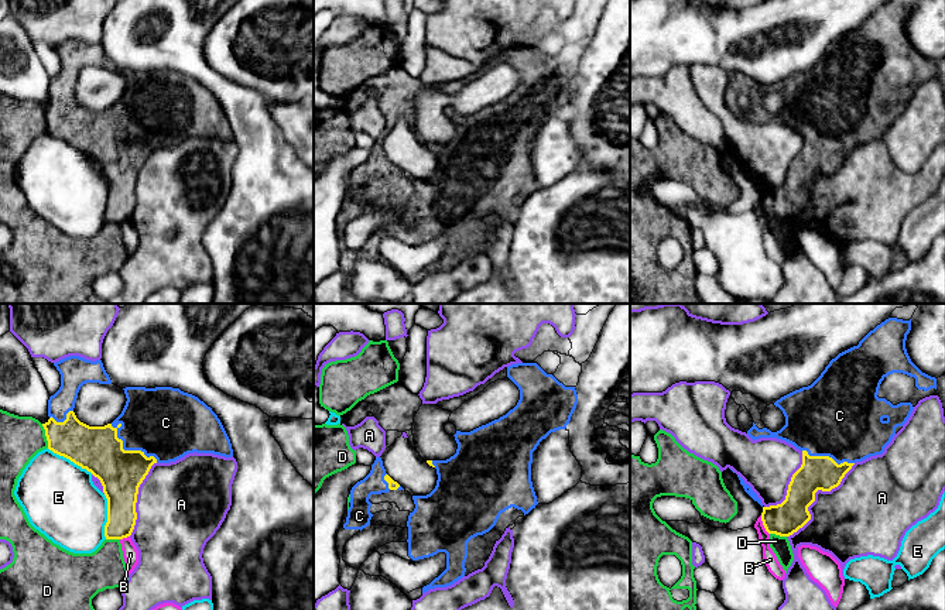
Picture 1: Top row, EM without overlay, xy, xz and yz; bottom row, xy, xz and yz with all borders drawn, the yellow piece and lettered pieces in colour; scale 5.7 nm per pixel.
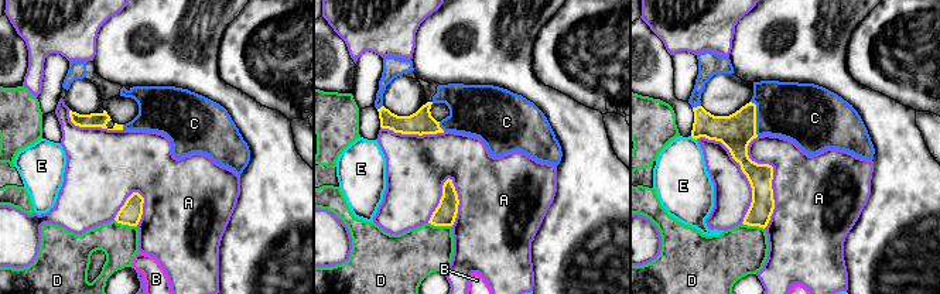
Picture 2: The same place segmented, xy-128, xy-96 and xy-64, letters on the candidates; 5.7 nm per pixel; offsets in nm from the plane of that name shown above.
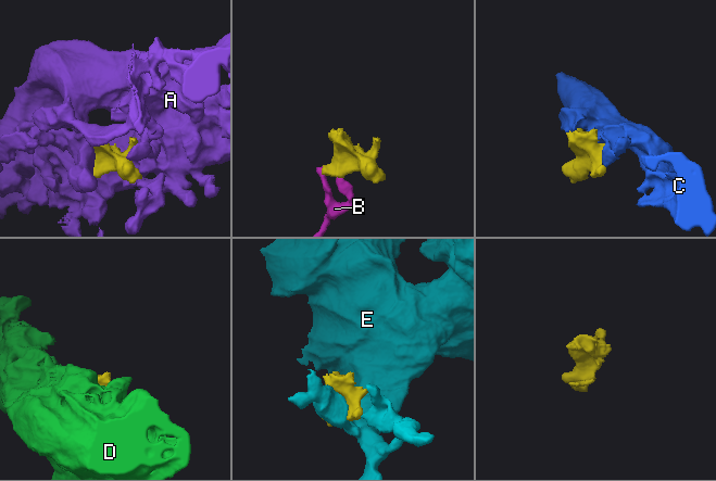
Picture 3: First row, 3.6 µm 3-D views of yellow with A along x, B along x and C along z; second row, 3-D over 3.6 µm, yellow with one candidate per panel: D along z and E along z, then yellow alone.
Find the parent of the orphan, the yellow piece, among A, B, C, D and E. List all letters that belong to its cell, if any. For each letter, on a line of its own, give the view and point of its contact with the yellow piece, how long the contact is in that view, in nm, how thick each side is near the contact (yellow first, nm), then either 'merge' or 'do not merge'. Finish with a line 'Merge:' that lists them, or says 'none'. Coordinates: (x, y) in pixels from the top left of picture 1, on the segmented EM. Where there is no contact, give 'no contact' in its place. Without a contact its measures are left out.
A: yz (814, 496) | 550 nm | 190/420 nm | do not merge
B: yz (763, 524) | 120 nm | 190/80 nm | do not merge
C: xy (129, 451) | 340 nm | 260/400 nm | merge
D: xy (45, 435) | 140 nm | 240/240 nm | do not merge
E: xy (69, 459) | 300 nm | 260/420 nm | do not merge
Merge: C

